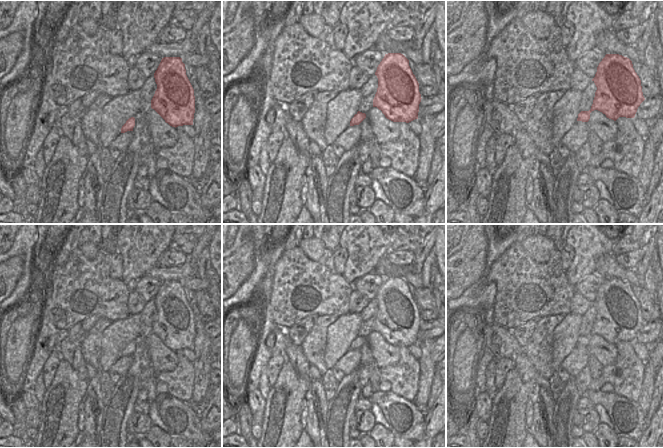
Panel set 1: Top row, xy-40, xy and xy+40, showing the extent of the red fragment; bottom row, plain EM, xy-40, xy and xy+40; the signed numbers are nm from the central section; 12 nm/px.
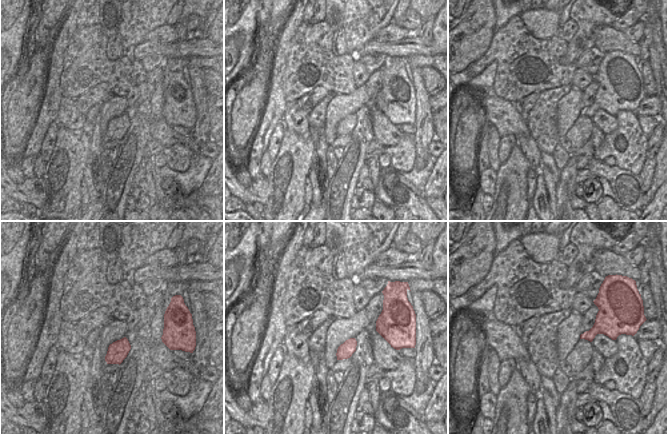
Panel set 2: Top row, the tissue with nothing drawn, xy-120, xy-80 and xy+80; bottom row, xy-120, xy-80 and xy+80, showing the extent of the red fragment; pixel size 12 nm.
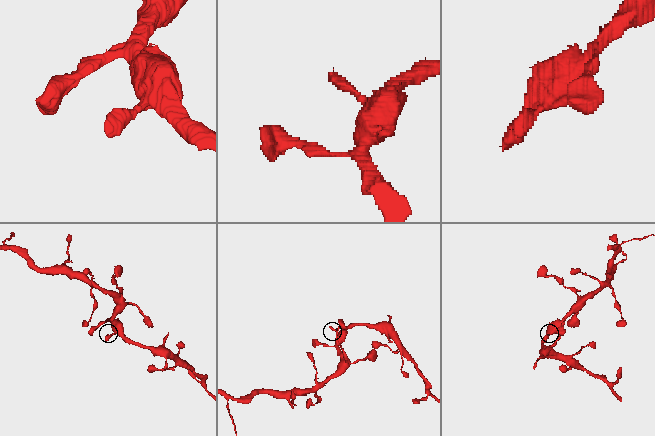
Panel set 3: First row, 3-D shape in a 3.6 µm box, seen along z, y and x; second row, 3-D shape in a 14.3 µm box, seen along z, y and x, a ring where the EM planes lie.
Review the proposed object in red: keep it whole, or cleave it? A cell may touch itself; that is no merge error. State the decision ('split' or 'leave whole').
leave whole

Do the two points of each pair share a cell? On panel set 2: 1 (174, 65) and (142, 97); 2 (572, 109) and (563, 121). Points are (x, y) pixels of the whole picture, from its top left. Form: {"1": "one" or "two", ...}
{"1": "two", "2": "one"}

